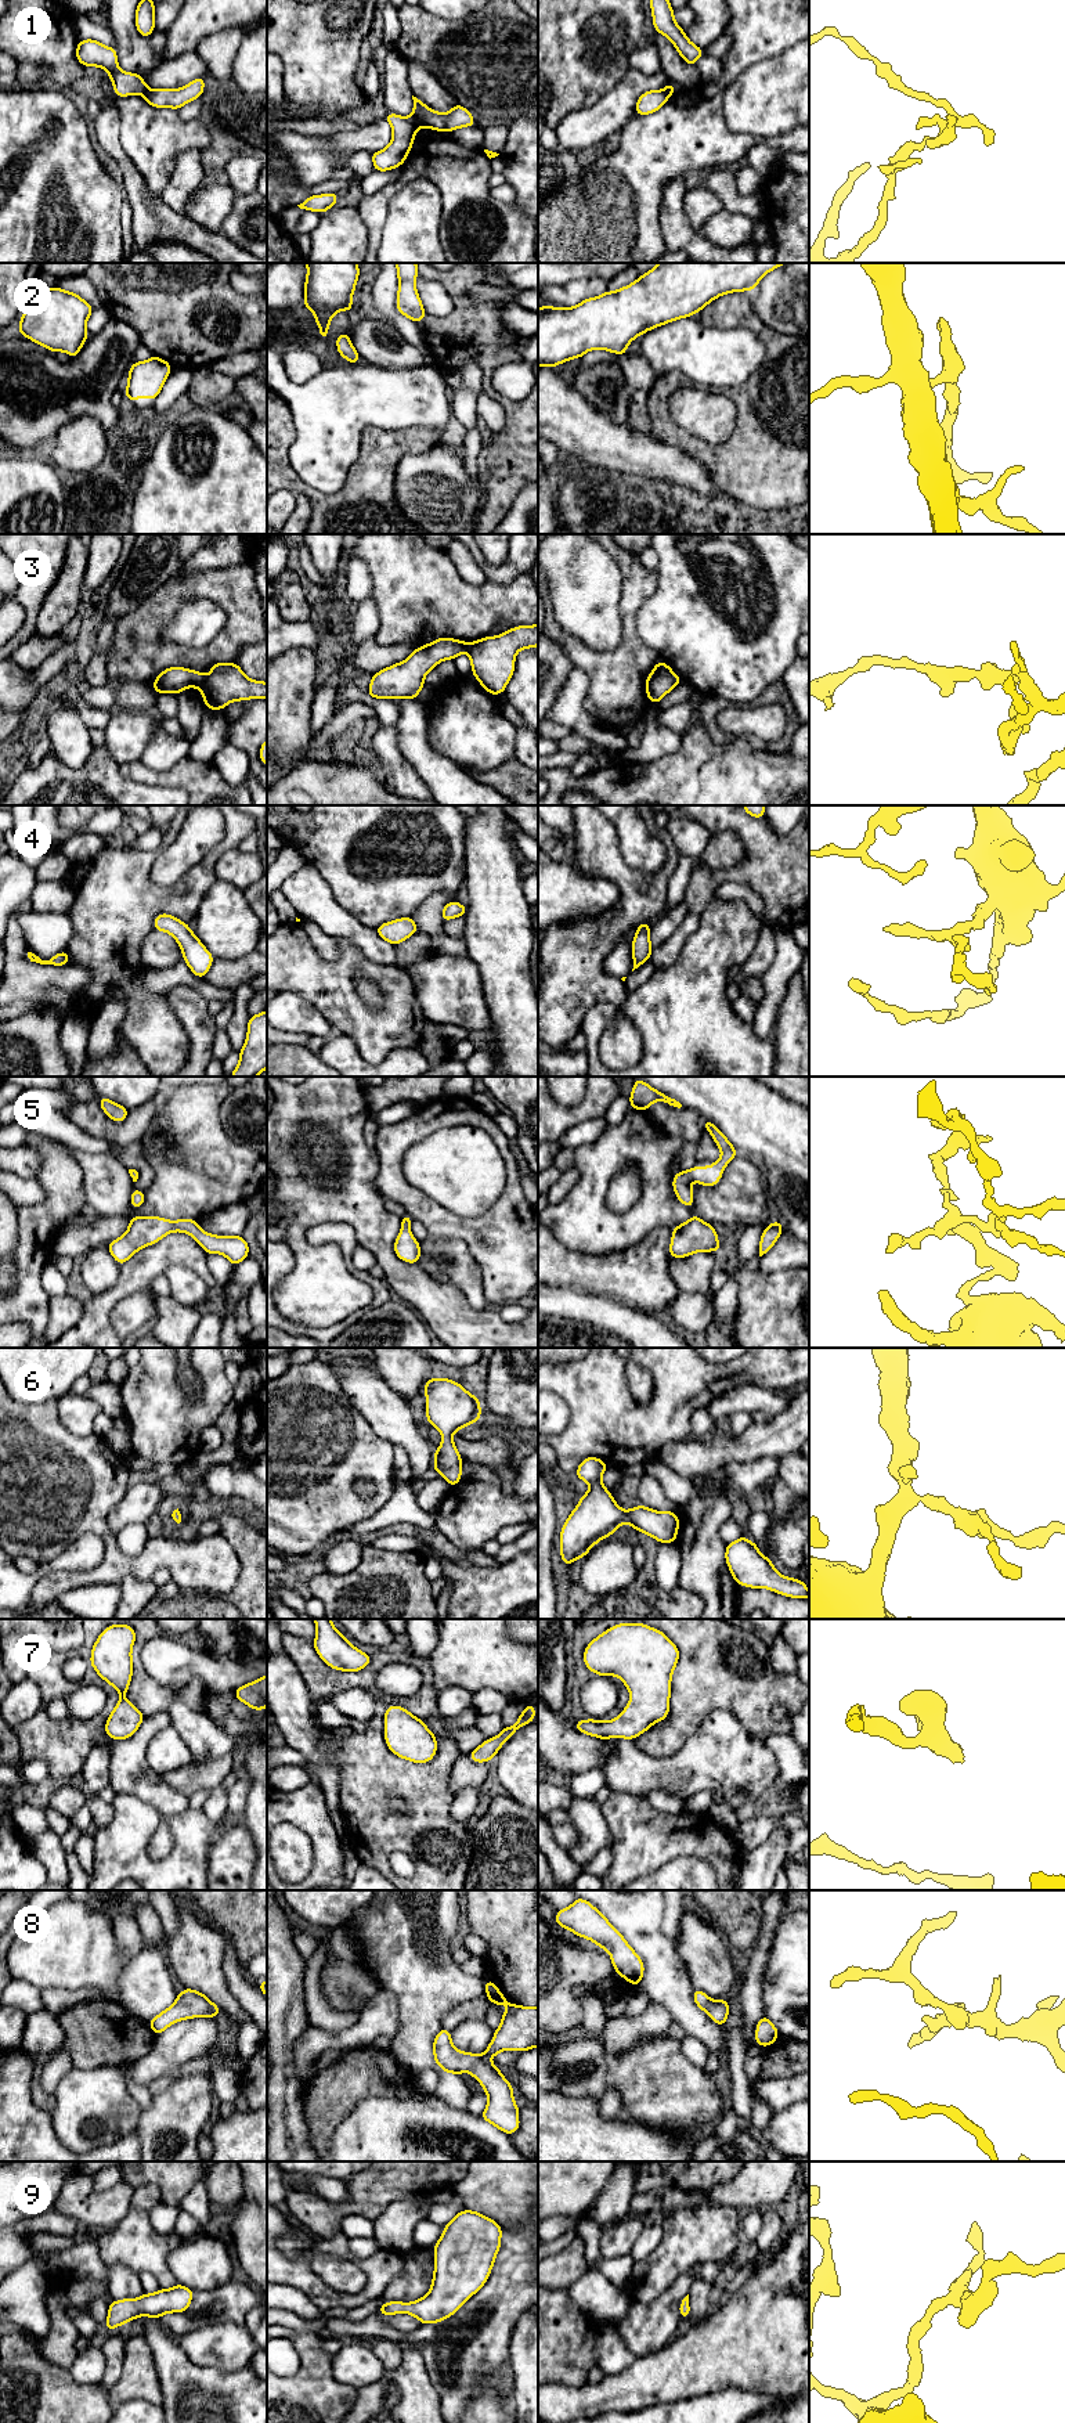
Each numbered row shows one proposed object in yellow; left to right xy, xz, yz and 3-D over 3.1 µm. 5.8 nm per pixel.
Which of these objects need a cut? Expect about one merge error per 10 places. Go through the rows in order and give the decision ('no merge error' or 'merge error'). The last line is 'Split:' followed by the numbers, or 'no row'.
1: merge error
2: no merge error
3: merge error
4: no merge error
5: no merge error
6: no merge error
7: no merge error
8: no merge error
9: no merge error
Split: 1, 3

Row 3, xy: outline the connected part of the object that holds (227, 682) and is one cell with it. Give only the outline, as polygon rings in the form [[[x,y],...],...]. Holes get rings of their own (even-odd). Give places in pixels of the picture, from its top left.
[[[234,661],[210,668],[199,688],[206,708],[223,710],[230,702],[267,699],[267,682],[249,679]]]

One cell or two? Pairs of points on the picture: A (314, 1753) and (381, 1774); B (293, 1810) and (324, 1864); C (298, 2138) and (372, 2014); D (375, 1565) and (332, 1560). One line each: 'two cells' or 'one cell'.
A: two cells
B: one cell
C: two cells
D: two cells

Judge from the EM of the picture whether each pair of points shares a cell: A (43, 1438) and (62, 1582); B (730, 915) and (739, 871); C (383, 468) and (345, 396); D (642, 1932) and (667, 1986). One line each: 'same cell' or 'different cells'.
A: same cell
B: different cells
C: different cells
D: same cell

